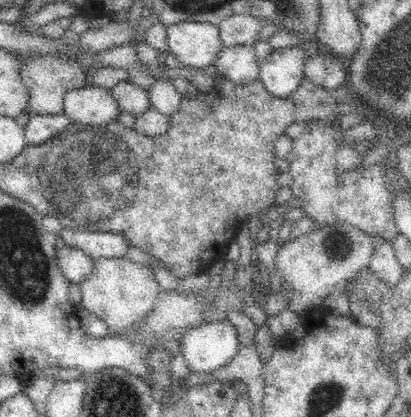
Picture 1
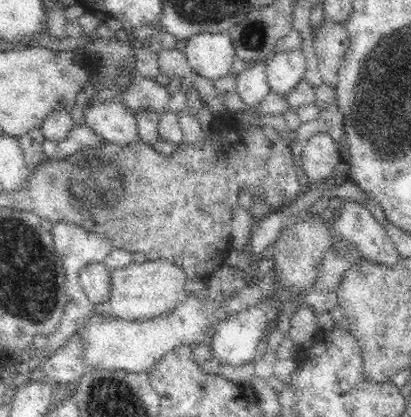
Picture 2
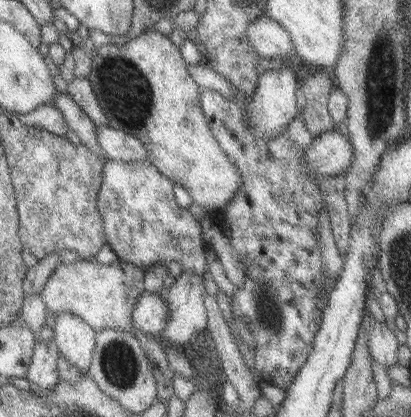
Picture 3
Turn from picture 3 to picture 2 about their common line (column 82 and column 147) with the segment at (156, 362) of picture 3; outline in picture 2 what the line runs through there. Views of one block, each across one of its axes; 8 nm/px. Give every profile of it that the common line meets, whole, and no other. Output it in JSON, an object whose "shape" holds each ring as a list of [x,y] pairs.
{"shape":[[[148,260],[144,264],[130,264],[124,268],[110,270],[110,298],[104,304],[98,304],[94,308],[96,316],[114,316],[120,320],[136,320],[144,322],[162,314],[172,312],[176,306],[180,306],[186,296],[190,294],[190,280],[186,274],[178,268],[178,264],[166,262],[166,260]]]}

